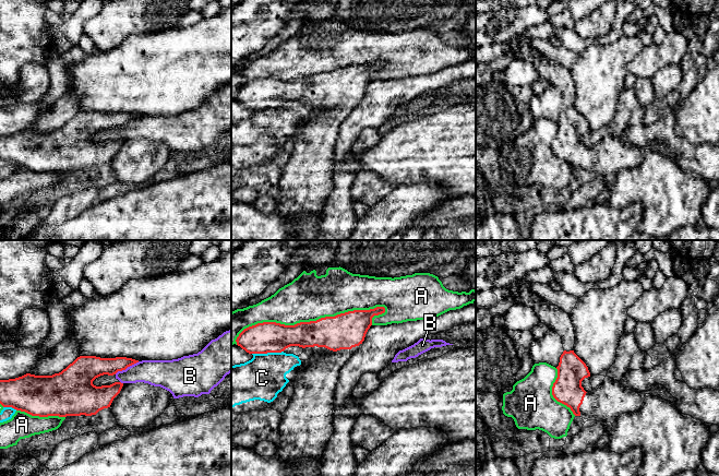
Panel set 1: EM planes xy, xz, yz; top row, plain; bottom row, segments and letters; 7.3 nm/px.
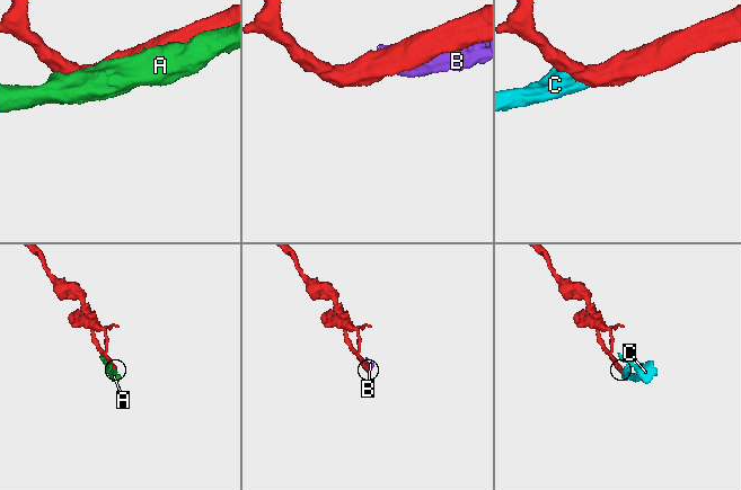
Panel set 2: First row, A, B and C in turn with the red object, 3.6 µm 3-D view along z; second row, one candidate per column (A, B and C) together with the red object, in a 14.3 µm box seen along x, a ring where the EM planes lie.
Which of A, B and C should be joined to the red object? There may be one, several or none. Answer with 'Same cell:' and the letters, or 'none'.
Same cell: none

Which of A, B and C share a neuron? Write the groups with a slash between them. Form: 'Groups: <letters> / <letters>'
Groups: A / B C

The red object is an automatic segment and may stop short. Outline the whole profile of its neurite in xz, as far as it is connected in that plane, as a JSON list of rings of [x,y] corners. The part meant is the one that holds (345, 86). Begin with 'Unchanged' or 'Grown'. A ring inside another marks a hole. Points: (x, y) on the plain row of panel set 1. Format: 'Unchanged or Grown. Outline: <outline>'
Grown. Outline: [[[376,62],[370,66],[348,67],[295,81],[263,78],[244,84],[237,93],[237,100],[249,109],[281,108],[290,102],[311,103],[314,107],[310,115],[301,116],[297,124],[298,131],[293,136],[295,148],[278,181],[280,201],[276,211],[292,218],[293,223],[302,213],[322,215],[324,204],[334,186],[334,152],[340,126],[350,114],[350,105],[364,96],[372,81],[372,73],[384,68],[384,62]]]

